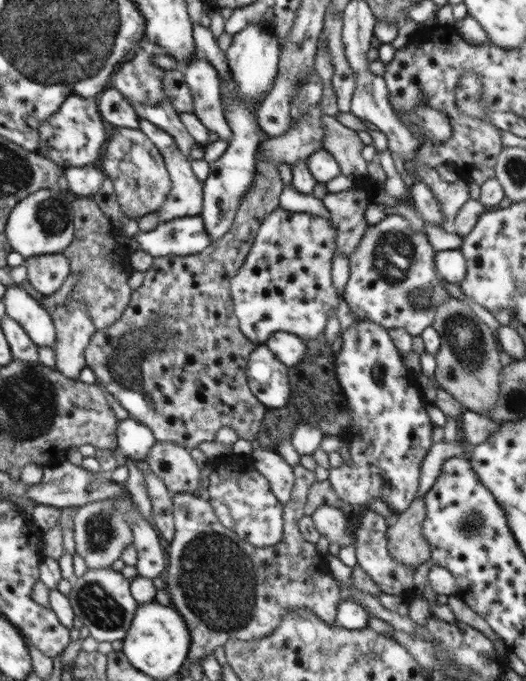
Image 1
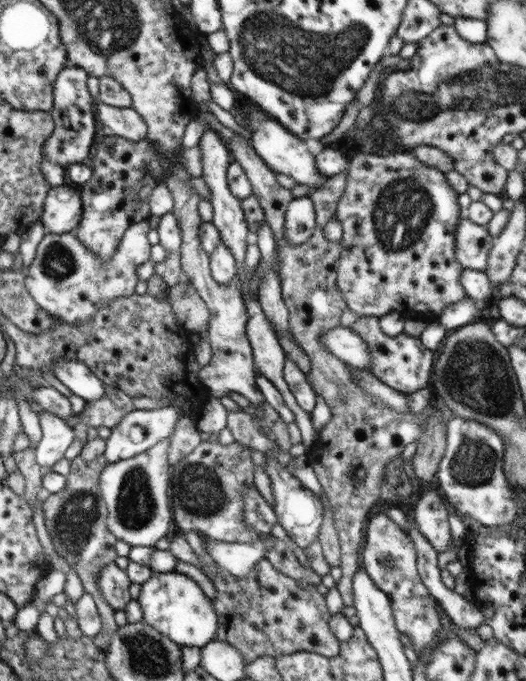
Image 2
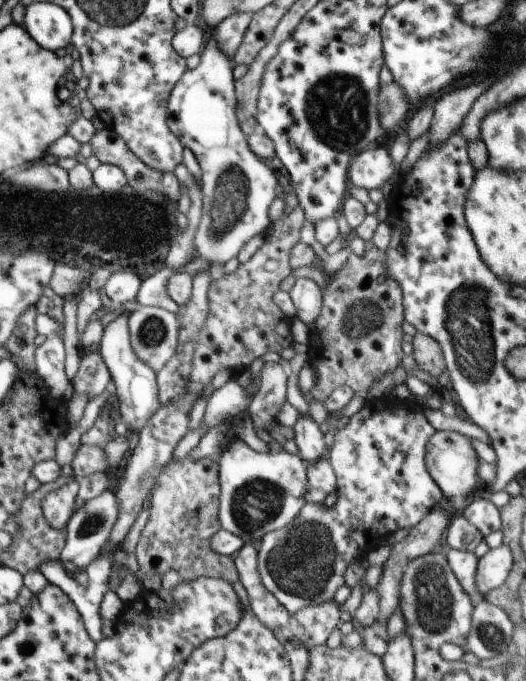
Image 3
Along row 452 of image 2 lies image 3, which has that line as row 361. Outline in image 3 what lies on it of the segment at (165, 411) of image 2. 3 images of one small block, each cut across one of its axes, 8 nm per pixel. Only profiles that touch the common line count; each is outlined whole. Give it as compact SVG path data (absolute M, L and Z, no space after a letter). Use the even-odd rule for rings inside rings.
M128 313L120 314L116 320L112 320L104 327L103 336L98 344L111 380L116 387L114 396L118 399L121 422L125 422L132 432L140 432L161 408L158 400L158 376L156 370L152 370L144 360L138 358L138 354L134 354L132 342L130 342L128 316Z

